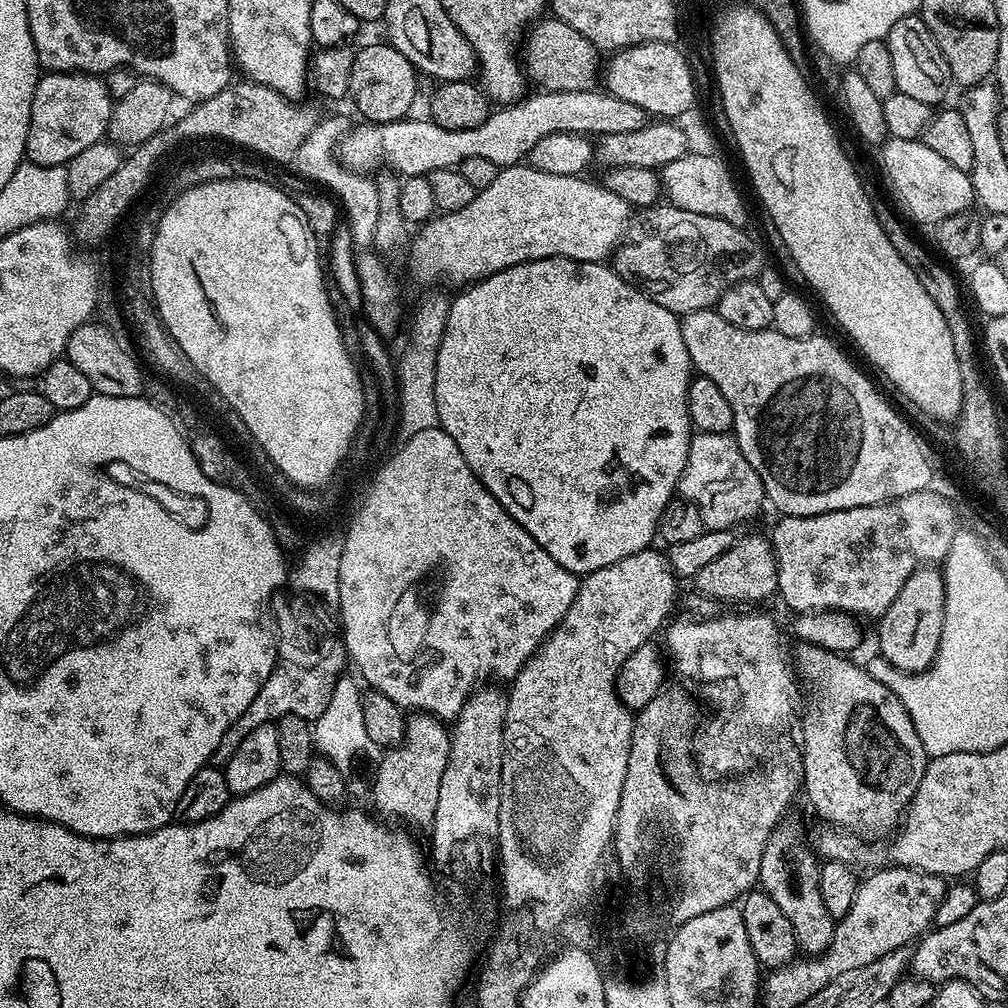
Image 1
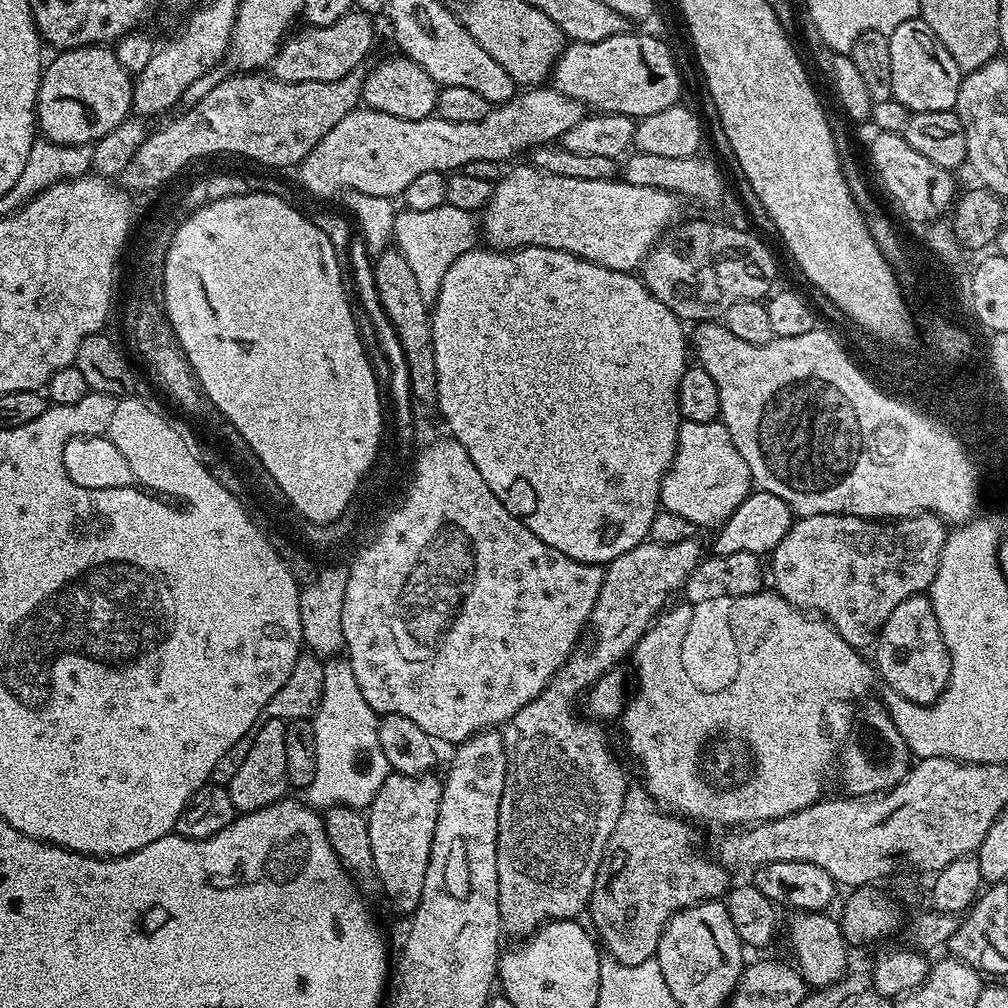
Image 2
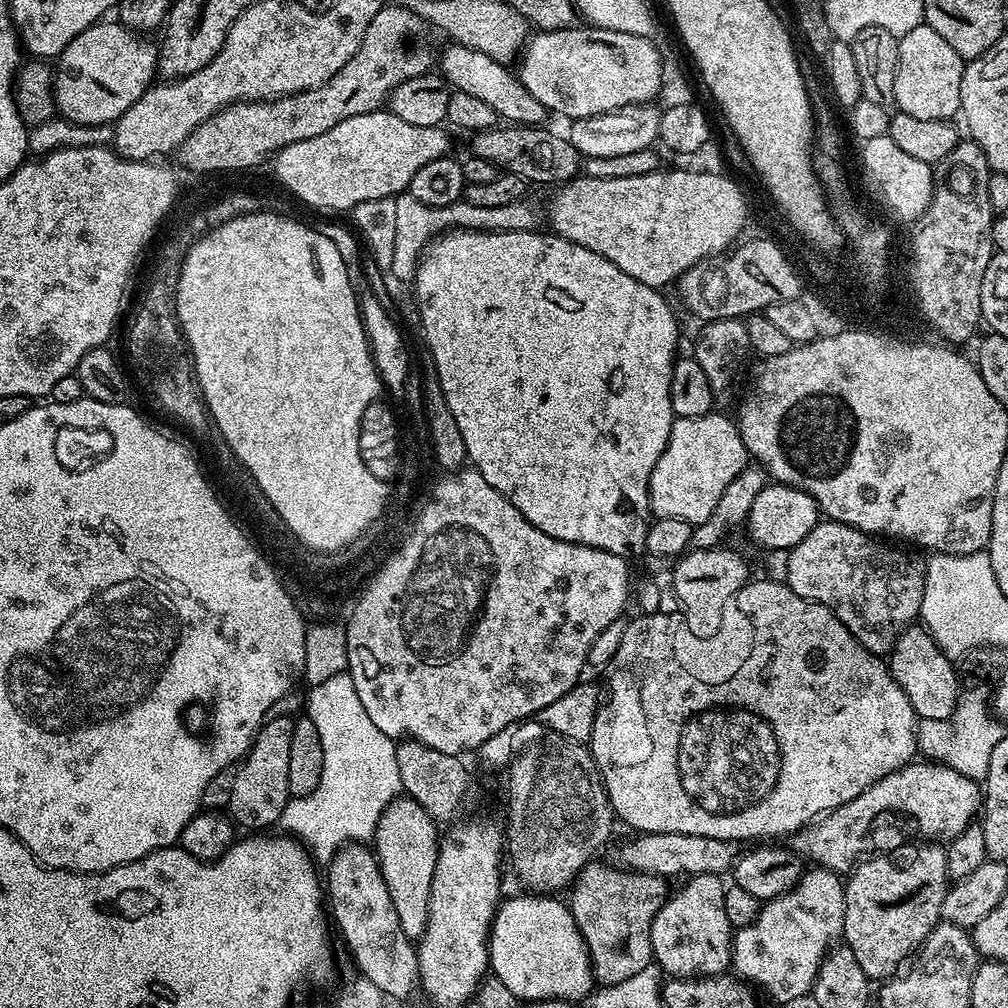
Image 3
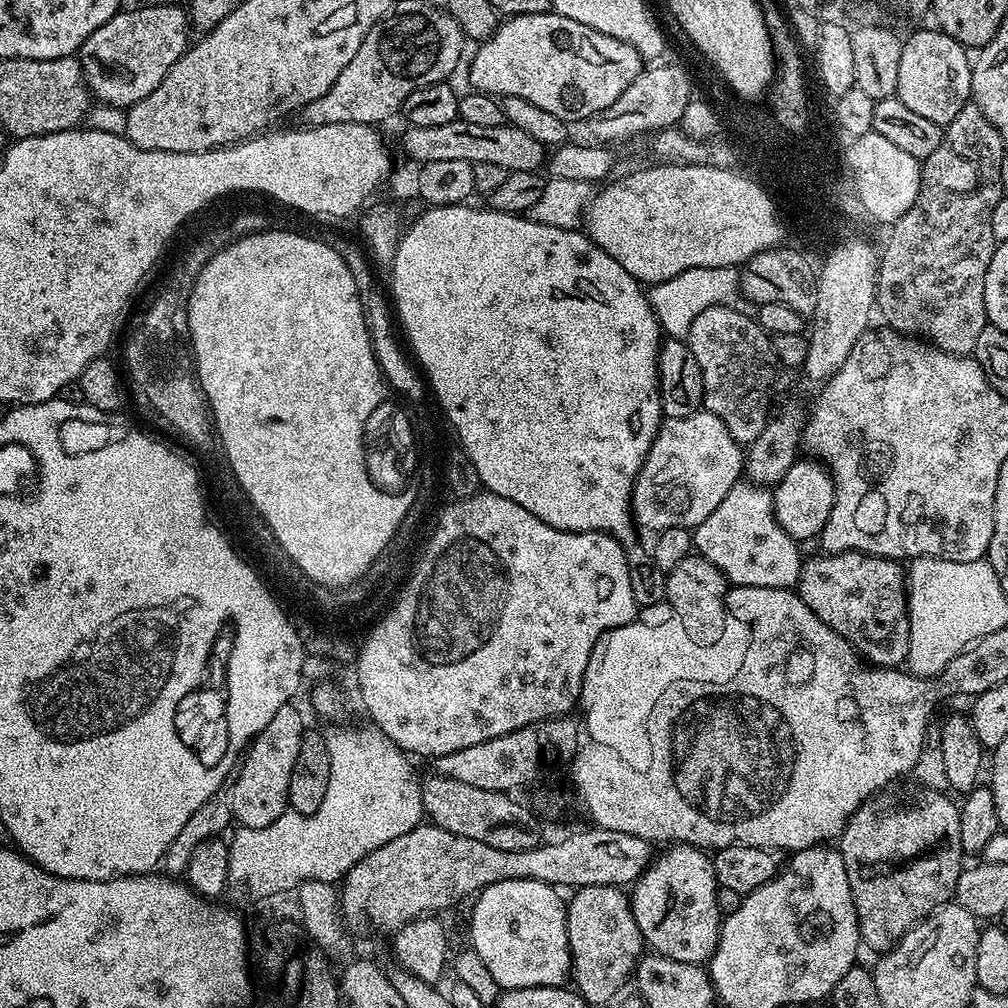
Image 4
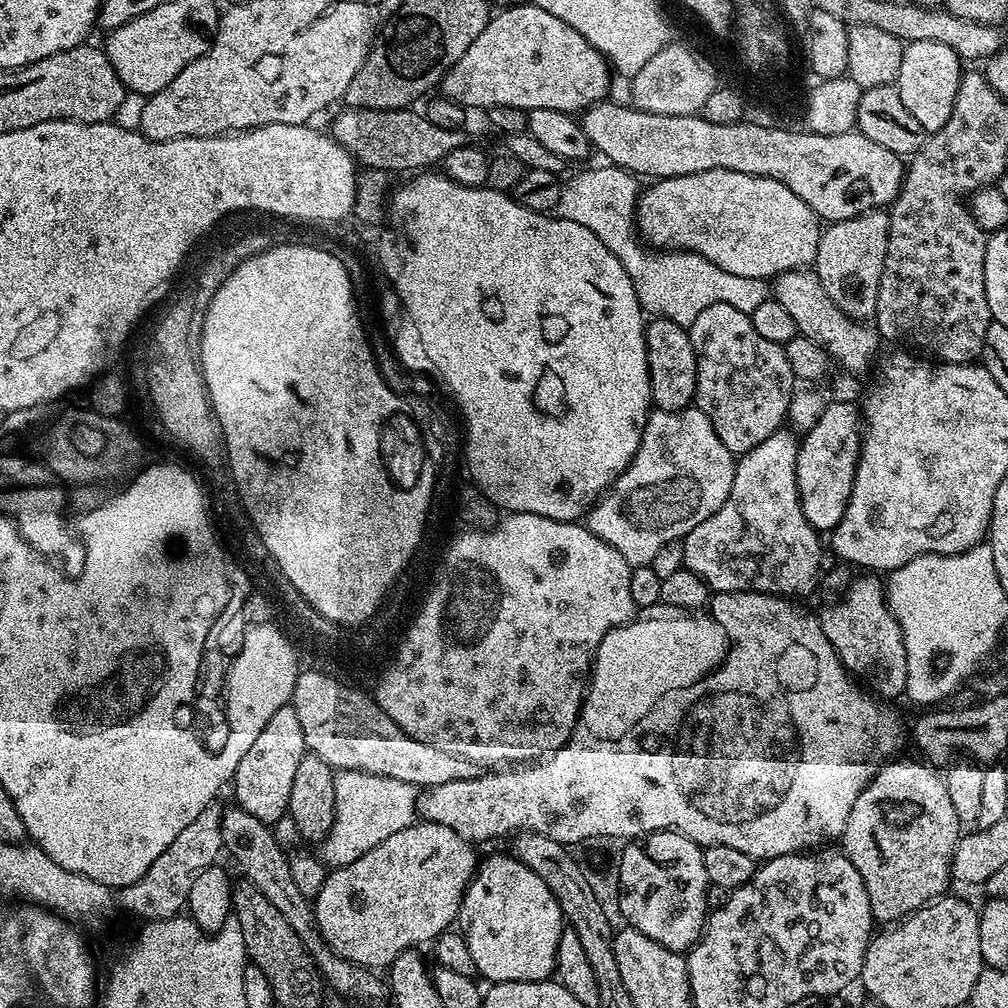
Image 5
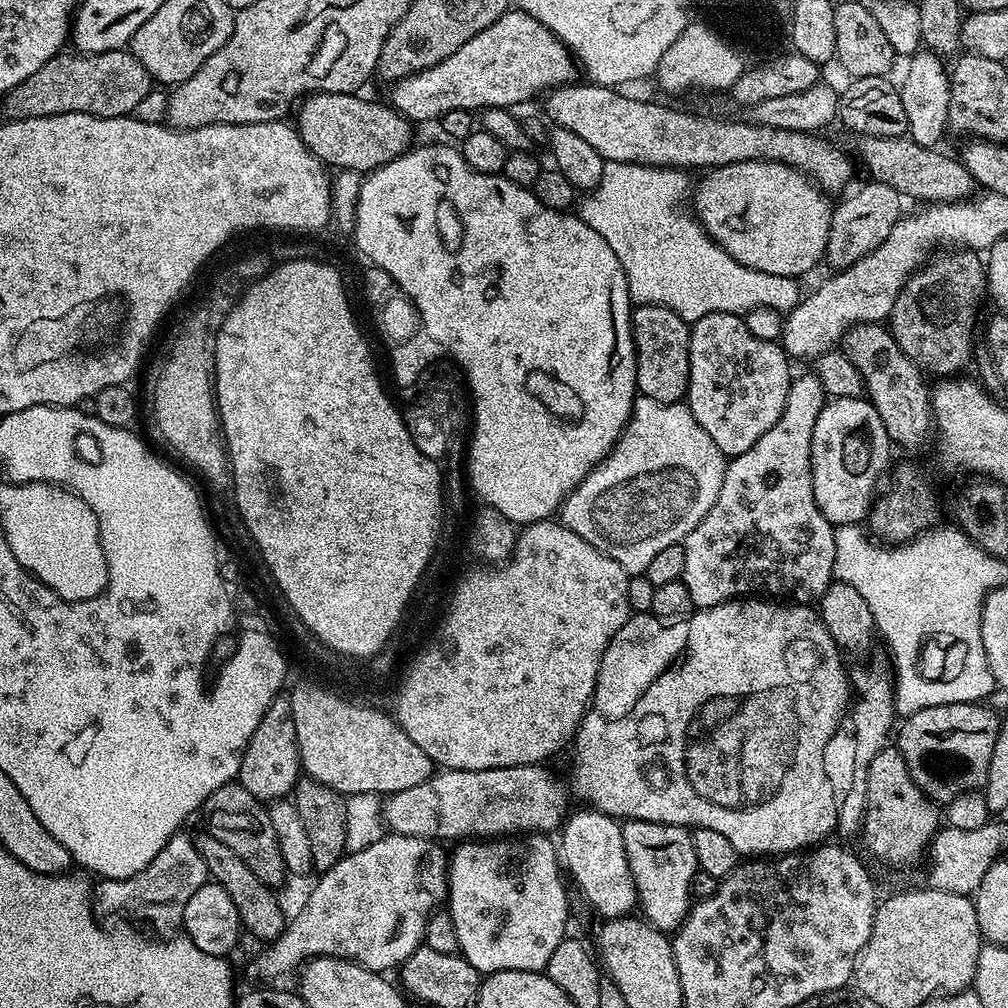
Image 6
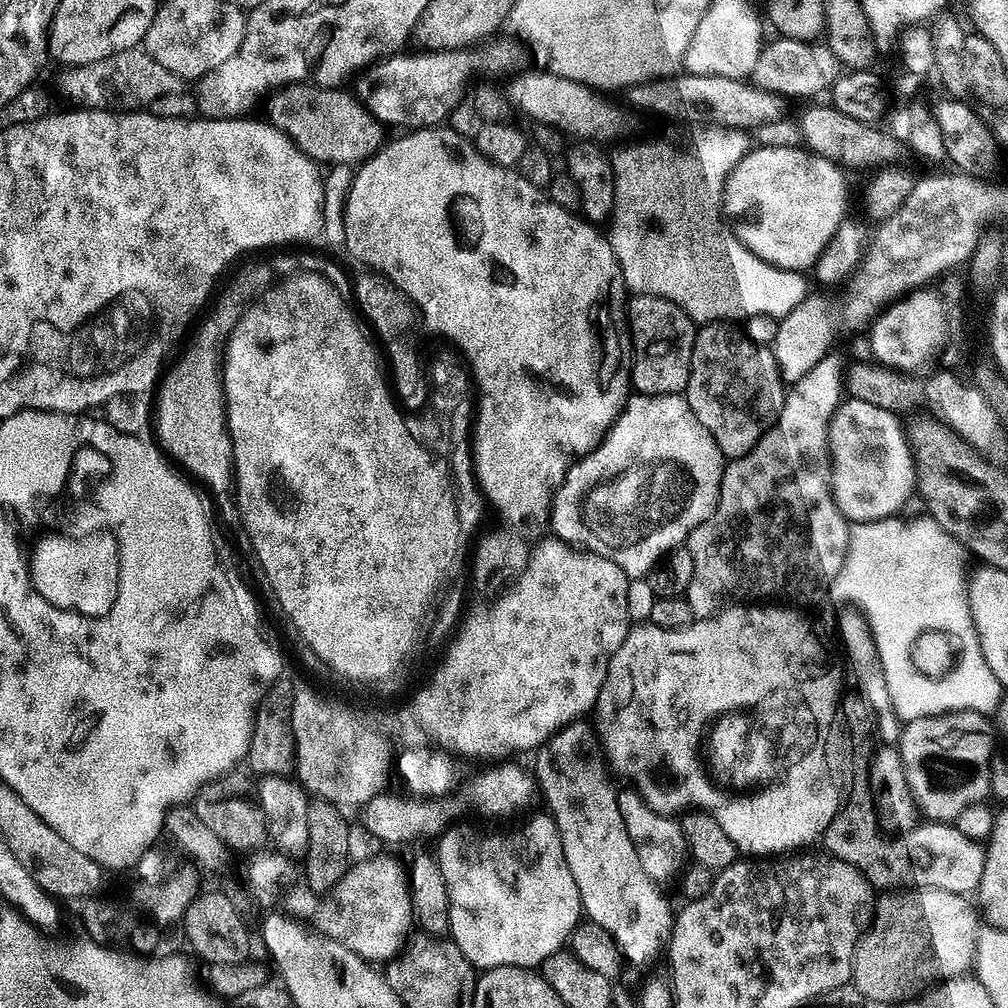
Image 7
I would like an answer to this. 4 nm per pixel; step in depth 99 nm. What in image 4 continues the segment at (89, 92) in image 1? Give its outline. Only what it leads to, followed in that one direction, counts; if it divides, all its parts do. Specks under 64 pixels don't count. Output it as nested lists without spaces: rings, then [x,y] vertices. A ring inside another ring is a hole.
[[[152,4],[149,8],[132,8],[129,12],[121,10],[106,26],[98,26],[98,30],[86,38],[78,59],[88,90],[99,103],[127,110],[142,102],[142,98],[166,78],[170,66],[190,47],[190,16],[180,8],[172,4]]]

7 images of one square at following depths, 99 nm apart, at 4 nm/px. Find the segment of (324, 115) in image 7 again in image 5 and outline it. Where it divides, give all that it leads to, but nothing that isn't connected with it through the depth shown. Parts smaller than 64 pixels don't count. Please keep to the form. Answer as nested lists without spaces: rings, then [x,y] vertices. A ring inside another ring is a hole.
[[[345,107],[332,120],[330,135],[352,155],[357,165],[377,168],[393,174],[415,173],[439,165],[450,154],[466,143],[461,129],[444,129],[430,122],[424,114],[412,112],[411,107],[398,110],[370,110]]]

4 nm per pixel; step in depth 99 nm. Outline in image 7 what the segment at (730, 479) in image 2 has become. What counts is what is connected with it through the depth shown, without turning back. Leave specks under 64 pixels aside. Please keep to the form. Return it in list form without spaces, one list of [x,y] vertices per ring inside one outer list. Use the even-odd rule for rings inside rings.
[[[629,395],[624,401],[624,411],[609,428],[604,439],[585,456],[579,457],[569,467],[564,480],[552,493],[552,515],[550,528],[555,539],[565,541],[585,552],[592,552],[595,556],[606,558],[614,562],[630,578],[647,577],[648,573],[657,567],[660,556],[667,557],[673,550],[681,547],[677,540],[658,540],[658,536],[648,540],[622,540],[622,514],[628,512],[628,504],[632,502],[632,496],[640,494],[698,494],[704,500],[705,518],[716,508],[720,483],[726,457],[722,450],[718,450],[718,442],[698,422],[694,410],[690,410],[687,399],[683,395],[675,396],[641,396]]]

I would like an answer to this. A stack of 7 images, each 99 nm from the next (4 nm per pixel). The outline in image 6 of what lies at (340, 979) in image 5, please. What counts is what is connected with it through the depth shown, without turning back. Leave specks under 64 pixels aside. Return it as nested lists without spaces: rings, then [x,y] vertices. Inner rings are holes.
[[[238,782],[223,784],[214,794],[204,799],[202,813],[204,820],[208,823],[207,835],[218,838],[225,846],[230,846],[263,884],[269,888],[279,889],[279,884],[286,877],[286,869],[282,862],[282,854],[278,850],[278,838],[274,838],[274,826],[270,826],[270,814],[268,808],[250,790],[246,790]]]

